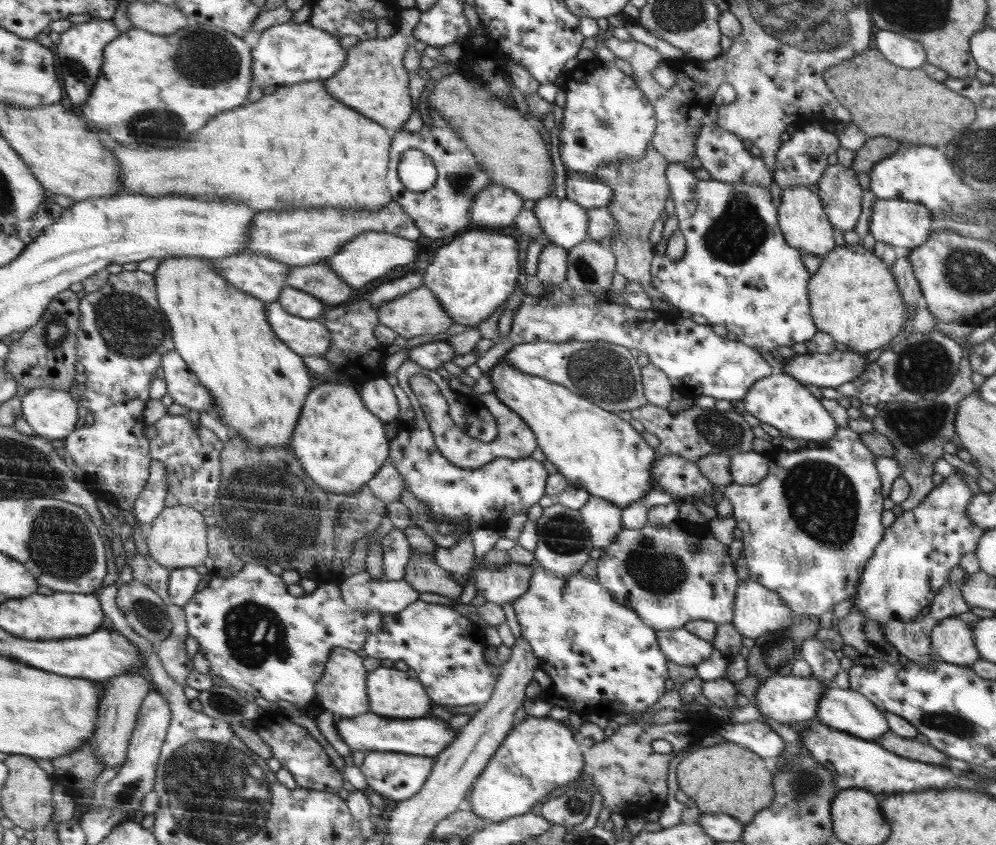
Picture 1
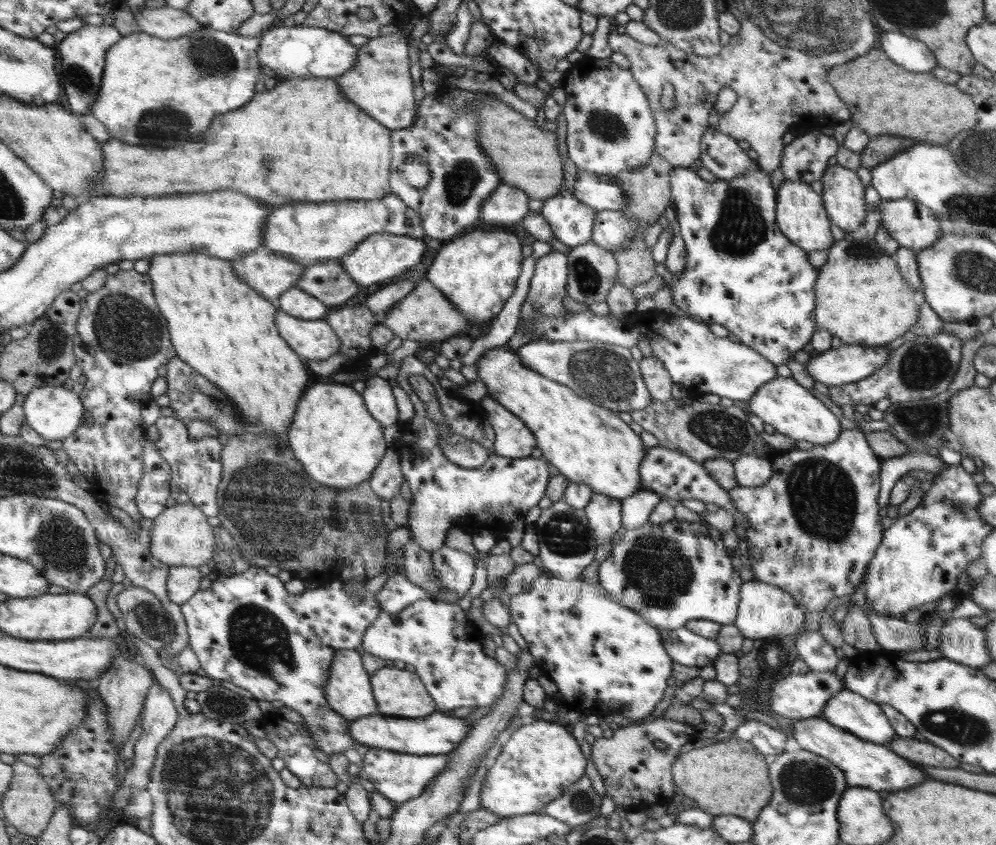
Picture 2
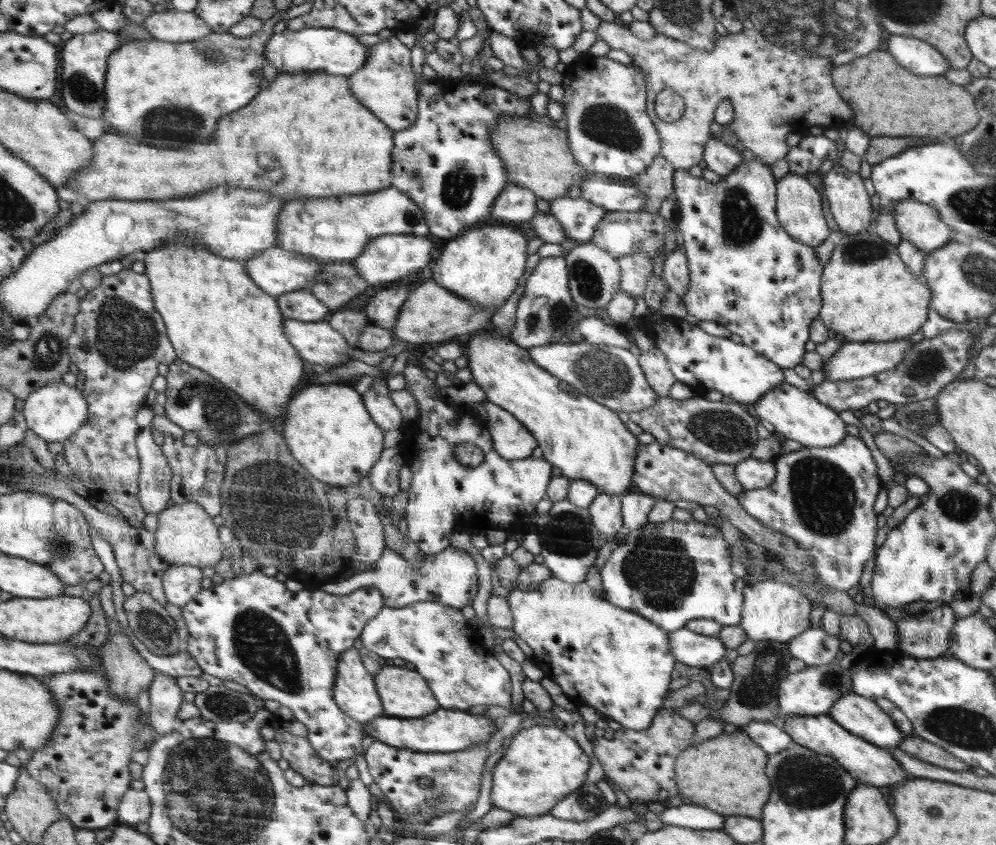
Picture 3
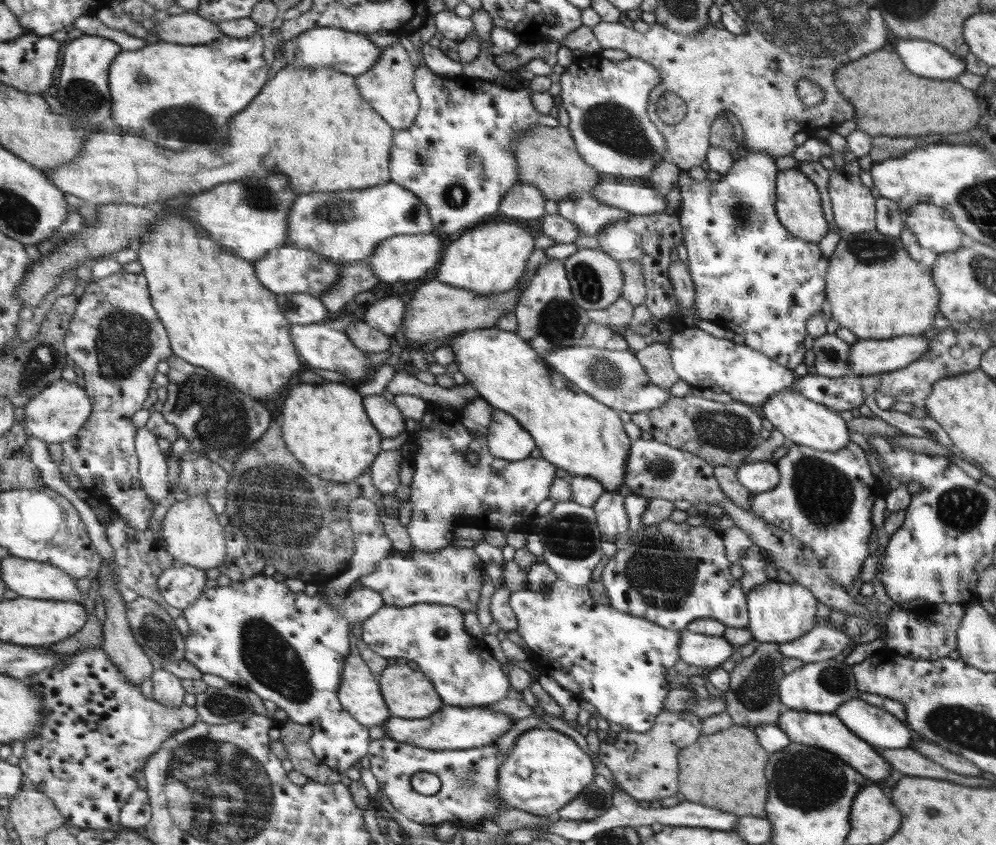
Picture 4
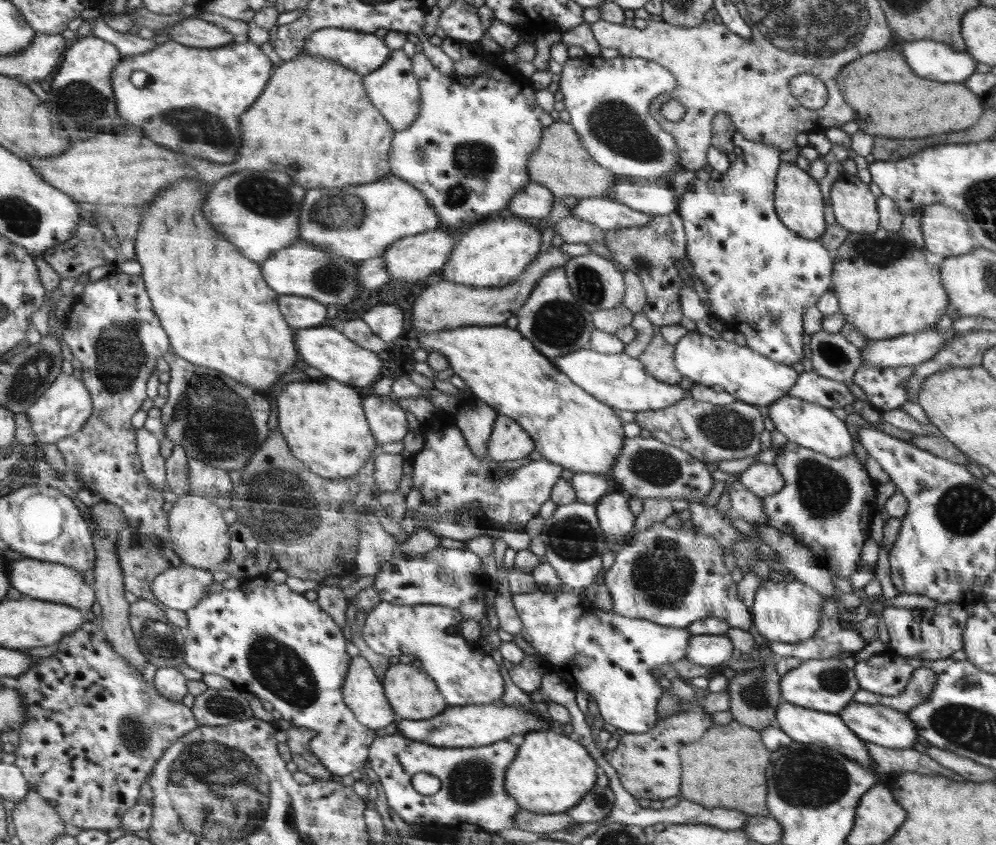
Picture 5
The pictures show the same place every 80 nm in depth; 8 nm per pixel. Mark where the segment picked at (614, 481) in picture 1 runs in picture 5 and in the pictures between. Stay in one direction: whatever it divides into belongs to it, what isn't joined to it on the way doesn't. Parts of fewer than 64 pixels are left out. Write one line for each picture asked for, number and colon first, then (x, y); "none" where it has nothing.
2: (588, 444)
3: (583, 438)
4: (581, 435)
5: (504, 368)

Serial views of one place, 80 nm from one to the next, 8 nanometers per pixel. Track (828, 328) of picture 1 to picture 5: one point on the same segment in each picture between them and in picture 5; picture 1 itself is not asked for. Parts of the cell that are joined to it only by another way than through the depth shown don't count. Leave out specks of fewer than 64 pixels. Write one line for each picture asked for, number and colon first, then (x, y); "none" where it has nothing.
2: (861, 297)
3: (868, 292)
4: (875, 290)
5: (888, 288)

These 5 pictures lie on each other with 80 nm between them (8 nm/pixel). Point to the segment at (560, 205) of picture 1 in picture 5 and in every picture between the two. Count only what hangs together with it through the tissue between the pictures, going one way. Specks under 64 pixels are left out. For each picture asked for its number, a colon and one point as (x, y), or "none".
2: (571, 221)
3: (578, 217)
4: (589, 215)
5: (605, 213)

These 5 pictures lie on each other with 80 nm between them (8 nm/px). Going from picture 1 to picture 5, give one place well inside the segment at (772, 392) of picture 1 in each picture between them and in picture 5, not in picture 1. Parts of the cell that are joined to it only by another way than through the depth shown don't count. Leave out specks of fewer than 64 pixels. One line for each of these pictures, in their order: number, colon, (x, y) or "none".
2: (786, 405)
3: (797, 416)
4: (802, 421)
5: (811, 425)

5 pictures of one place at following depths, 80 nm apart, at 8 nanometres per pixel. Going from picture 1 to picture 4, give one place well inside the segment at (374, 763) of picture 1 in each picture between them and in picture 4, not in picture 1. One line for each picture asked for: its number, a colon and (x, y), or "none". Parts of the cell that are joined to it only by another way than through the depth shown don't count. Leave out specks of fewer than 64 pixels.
2: (400, 777)
3: (456, 776)
4: (469, 777)

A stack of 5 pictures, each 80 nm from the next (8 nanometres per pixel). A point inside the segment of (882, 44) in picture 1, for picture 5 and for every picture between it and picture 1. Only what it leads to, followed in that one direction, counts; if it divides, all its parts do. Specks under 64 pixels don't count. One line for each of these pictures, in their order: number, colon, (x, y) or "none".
2: (912, 54)
3: (921, 57)
4: (929, 59)
5: (931, 59)

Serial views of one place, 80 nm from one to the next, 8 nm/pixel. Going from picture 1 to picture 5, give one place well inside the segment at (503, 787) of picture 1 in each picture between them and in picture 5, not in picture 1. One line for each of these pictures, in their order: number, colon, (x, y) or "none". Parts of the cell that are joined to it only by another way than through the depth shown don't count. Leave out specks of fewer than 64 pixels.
2: (539, 760)
3: (541, 766)
4: (544, 770)
5: (551, 774)

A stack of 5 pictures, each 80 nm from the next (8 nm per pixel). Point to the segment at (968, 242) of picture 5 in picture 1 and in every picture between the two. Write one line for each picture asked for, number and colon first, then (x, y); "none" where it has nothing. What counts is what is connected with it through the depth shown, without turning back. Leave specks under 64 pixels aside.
1: (905, 225)
2: (910, 224)
3: (917, 222)
4: (934, 229)

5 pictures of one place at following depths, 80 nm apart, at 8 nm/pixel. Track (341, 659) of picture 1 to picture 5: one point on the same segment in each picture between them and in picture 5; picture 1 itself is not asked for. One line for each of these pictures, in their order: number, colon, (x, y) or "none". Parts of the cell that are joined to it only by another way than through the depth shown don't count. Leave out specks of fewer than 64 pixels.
2: (350, 694)
3: (357, 692)
4: (361, 692)
5: (366, 694)

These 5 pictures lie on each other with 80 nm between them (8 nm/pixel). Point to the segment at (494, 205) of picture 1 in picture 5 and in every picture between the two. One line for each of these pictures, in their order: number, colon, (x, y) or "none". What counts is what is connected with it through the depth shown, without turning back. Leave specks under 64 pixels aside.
2: (507, 206)
3: (516, 204)
4: (524, 202)
5: (535, 201)

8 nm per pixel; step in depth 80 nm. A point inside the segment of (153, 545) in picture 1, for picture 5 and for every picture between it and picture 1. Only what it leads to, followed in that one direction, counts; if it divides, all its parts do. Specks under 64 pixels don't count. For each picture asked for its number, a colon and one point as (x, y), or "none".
2: (182, 536)
3: (187, 535)
4: (191, 531)
5: (198, 528)

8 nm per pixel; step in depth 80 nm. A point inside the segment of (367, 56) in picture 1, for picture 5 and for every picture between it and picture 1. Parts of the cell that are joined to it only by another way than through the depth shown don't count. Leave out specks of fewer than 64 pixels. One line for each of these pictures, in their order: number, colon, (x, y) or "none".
2: (379, 83)
3: (385, 85)
4: (388, 85)
5: (393, 89)

